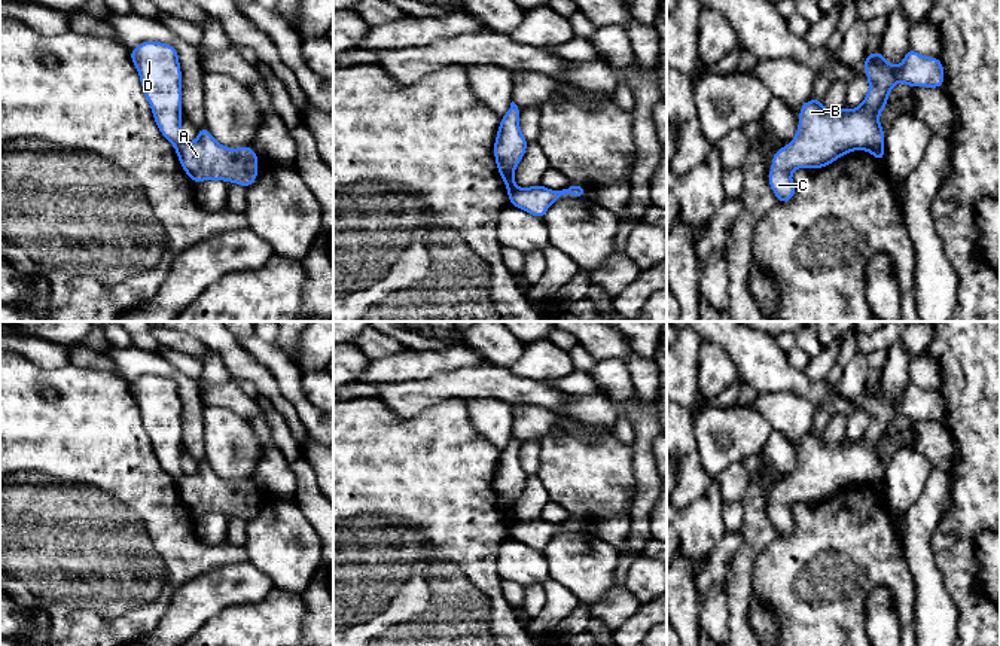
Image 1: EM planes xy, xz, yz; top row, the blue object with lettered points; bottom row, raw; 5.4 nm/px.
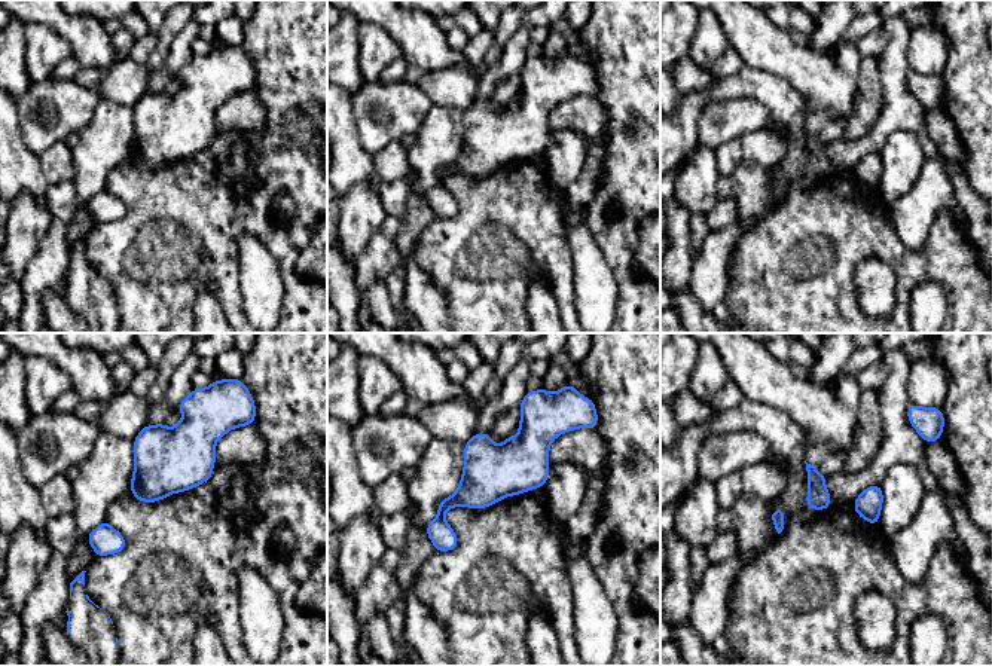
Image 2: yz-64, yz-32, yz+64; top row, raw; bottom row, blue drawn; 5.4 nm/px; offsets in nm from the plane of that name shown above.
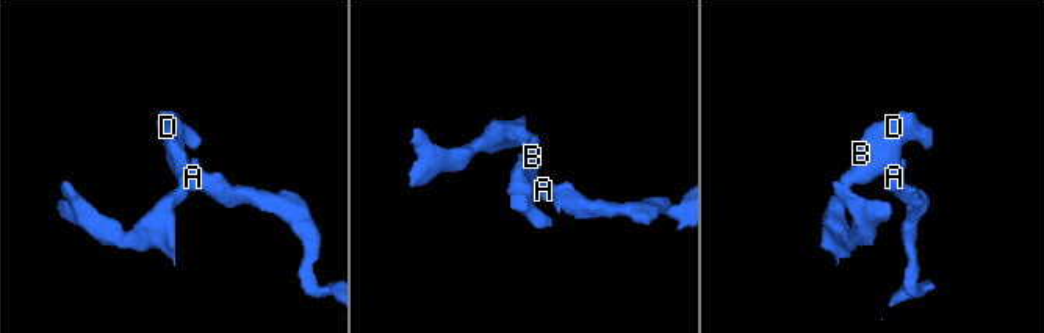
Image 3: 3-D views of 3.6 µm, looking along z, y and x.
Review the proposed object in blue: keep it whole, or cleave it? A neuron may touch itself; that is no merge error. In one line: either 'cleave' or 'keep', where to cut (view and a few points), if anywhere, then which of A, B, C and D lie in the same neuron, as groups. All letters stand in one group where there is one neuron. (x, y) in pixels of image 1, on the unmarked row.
cleave; cut in yz along (881, 478), (869, 484); A / B C D

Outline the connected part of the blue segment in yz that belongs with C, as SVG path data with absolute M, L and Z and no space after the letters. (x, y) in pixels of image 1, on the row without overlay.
M908 383L900 399L893 400L881 387L868 387L863 399L869 426L862 438L850 444L827 445L823 433L808 433L799 442L799 461L795 472L772 490L769 521L777 534L792 534L795 502L823 502L851 484L871 484L882 479L885 466L878 448L885 442L891 421L903 415L912 421L942 421L943 397Z

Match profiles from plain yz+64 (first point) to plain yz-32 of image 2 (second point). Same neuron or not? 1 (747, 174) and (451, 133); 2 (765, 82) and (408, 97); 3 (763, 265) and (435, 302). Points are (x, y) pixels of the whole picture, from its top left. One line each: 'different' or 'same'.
1: different
2: different
3: different

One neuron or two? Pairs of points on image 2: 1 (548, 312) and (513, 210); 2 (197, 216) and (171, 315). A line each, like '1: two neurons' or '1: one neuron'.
1: two neurons
2: one neuron

